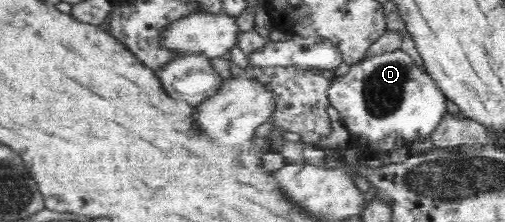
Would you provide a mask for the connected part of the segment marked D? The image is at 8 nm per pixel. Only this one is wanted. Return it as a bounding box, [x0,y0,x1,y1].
[329,49,447,155]

